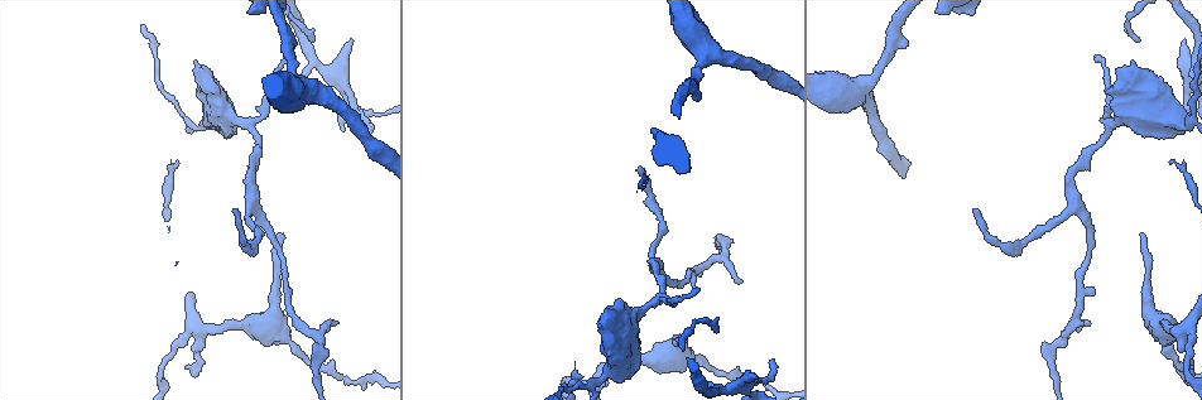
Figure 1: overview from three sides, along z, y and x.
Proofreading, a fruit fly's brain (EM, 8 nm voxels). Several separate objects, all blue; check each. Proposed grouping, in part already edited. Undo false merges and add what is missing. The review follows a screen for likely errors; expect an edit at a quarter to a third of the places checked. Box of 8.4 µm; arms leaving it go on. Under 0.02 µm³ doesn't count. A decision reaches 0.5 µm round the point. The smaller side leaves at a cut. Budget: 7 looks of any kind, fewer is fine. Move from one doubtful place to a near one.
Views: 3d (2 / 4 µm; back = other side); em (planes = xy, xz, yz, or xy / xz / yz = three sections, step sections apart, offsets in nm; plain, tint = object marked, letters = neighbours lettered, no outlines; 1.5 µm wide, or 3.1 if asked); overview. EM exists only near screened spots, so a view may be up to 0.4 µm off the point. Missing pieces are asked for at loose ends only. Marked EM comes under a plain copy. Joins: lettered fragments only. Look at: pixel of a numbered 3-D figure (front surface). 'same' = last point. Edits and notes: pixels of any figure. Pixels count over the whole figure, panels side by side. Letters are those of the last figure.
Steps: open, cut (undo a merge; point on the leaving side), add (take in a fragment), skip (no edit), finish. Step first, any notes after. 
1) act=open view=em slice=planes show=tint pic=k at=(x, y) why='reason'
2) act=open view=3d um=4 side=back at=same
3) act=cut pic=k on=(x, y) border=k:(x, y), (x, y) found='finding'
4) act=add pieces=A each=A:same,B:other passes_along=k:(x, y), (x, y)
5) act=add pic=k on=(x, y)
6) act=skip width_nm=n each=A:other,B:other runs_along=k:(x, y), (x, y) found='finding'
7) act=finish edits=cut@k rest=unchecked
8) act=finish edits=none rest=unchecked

act=open view=3d um=4 pic=1 at=(772, 362) why='free end'

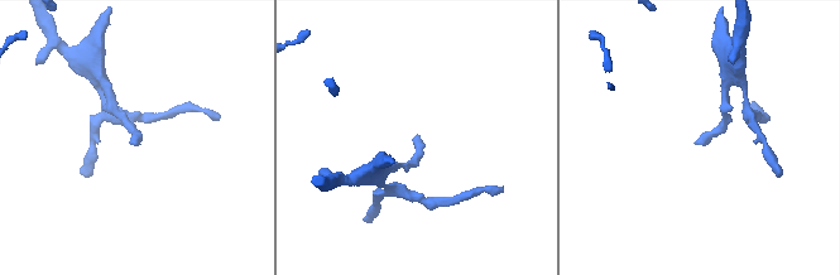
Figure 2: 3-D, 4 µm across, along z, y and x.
act=open view=em slice=xz step=8 show=tint pic=2 at=(138, 144)

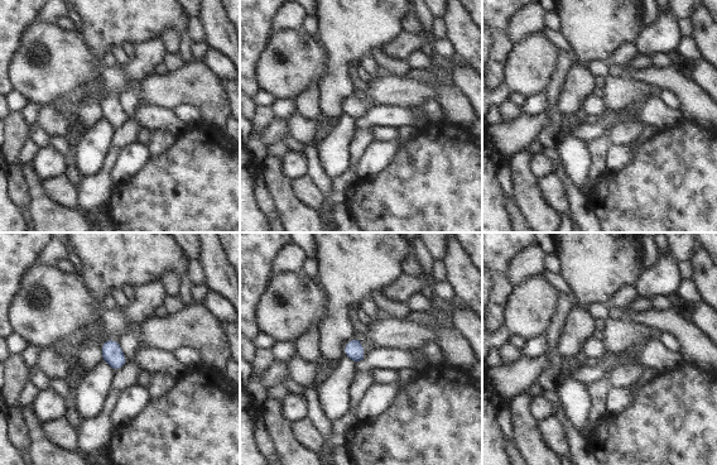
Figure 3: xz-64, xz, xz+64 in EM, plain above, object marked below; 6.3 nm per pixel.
act=open view=em slice=planes show=letters at=same why='cut it another way'

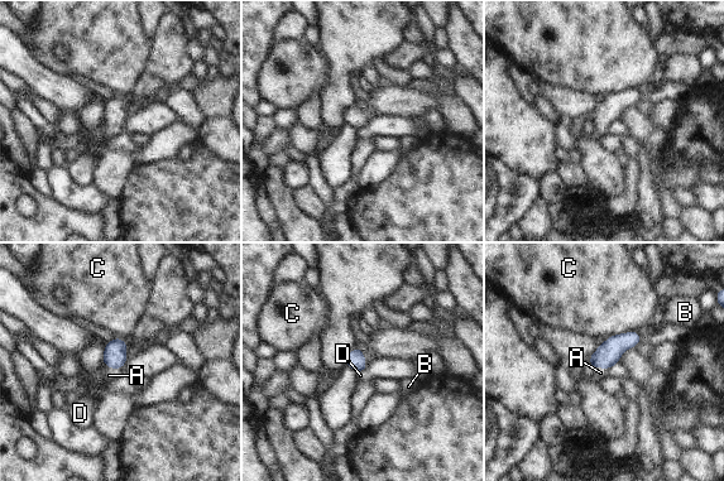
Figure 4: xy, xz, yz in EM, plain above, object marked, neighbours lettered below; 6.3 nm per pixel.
act=add pieces=A each=A:same,B:other,C:other,D:other passes_along=4:(607, 355), (600, 366), (600, 373) found='the cell continues'

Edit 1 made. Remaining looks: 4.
act=open view=overview

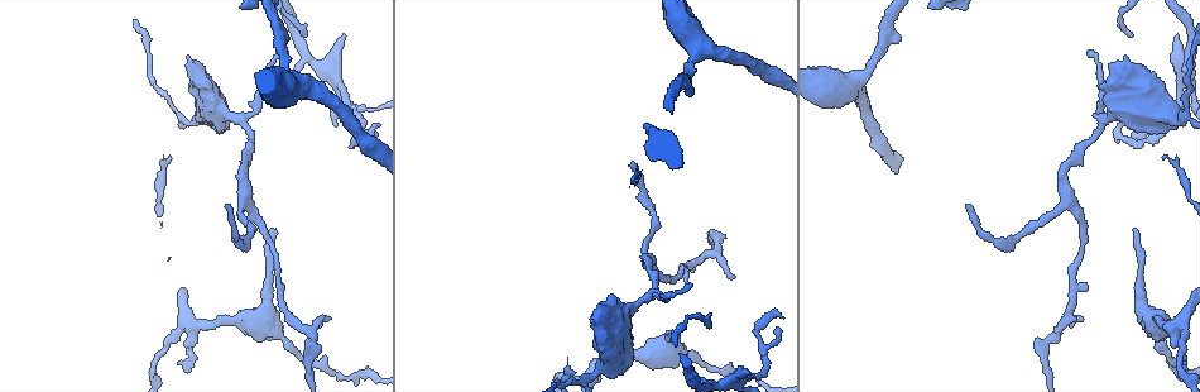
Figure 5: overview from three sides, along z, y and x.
act=open view=3d um=4 pic=5 at=(1082, 319) why='branch stops here'

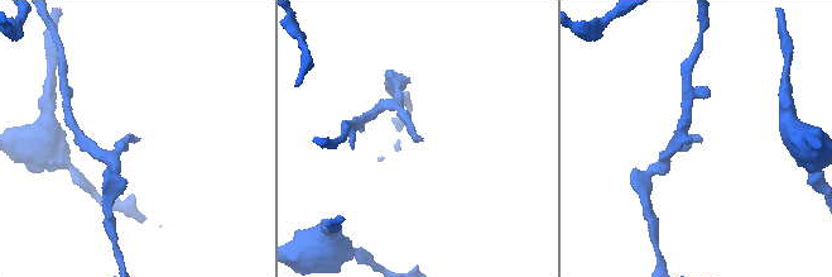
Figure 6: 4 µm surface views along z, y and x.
act=open view=em slice=planes show=tint pic=6 at=(136, 139) why='now the EM'

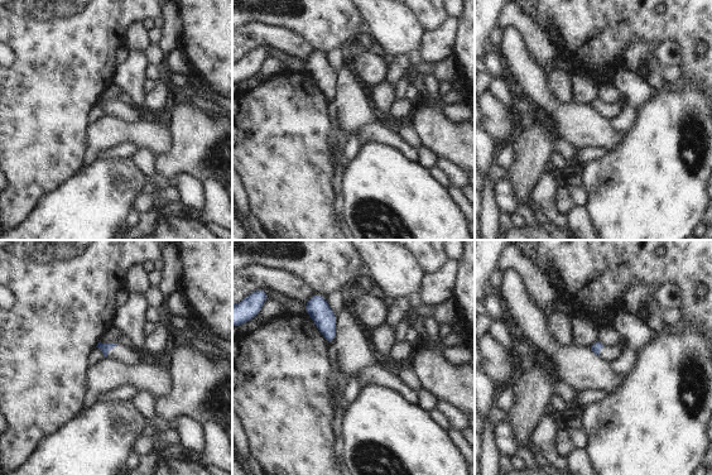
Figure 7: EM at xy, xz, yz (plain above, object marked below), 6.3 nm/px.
act=open view=em slice=planes show=letters at=same why='see the neighbours'

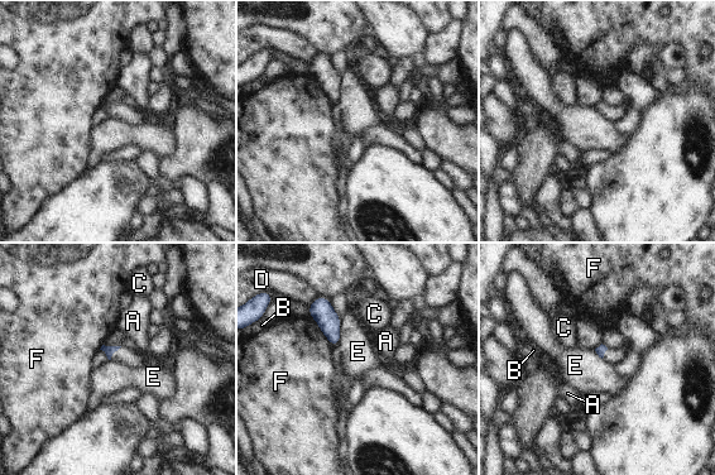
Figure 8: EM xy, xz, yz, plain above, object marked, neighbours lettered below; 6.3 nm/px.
act=skip each=A:other,B:other,C:other,D:other,E:other,F:other border=8:(340, 318), (340, 341), (336, 345) found='no lettered fragment goes on from it'

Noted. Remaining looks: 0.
act=finish edits=add@4 rest=unchecked

